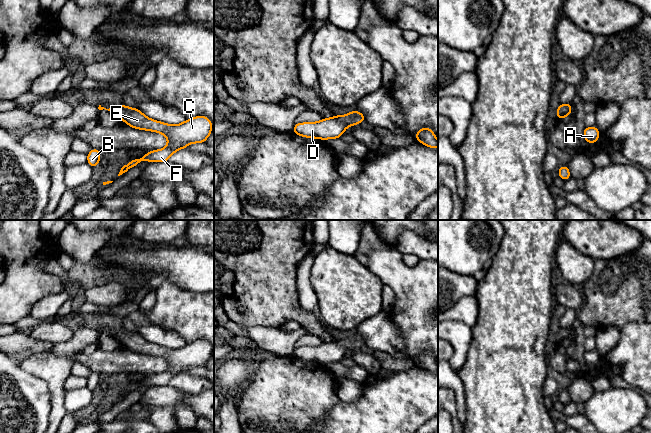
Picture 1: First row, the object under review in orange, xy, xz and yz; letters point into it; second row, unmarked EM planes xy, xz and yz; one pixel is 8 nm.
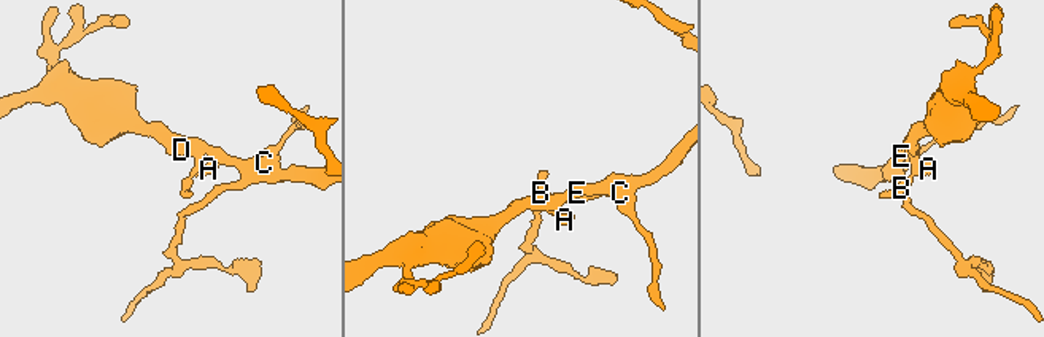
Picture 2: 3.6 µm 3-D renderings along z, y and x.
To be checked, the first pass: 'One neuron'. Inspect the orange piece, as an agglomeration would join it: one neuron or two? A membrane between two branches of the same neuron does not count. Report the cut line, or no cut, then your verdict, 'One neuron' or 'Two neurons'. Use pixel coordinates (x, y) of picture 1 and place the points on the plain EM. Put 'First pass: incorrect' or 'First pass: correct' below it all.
No split. One neuron
First pass: correct

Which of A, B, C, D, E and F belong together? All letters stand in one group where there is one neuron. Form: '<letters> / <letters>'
A B C D E F

